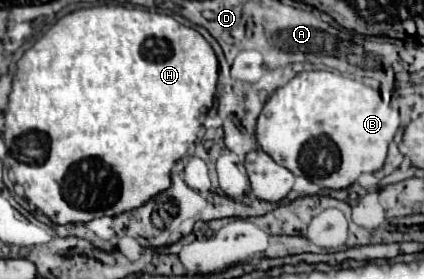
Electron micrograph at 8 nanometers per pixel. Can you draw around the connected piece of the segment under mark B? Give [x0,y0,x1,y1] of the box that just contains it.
[257,71,399,189]

